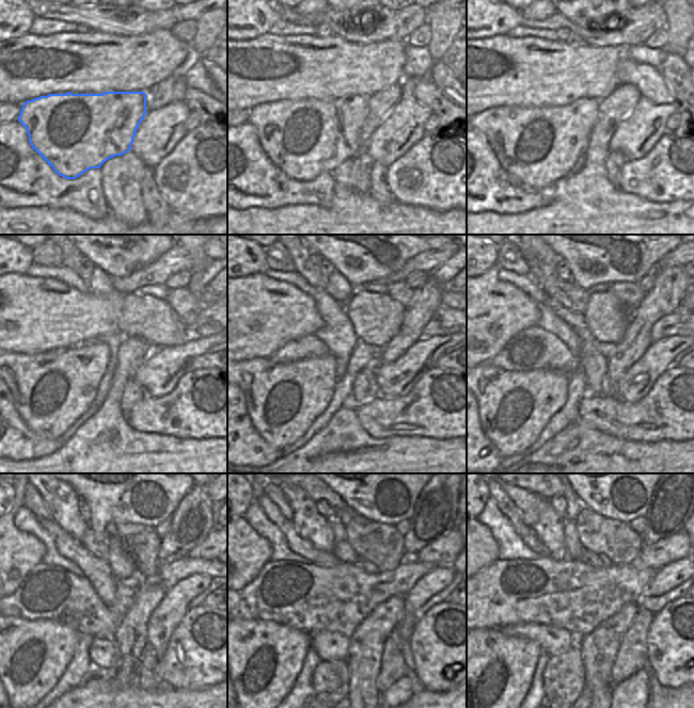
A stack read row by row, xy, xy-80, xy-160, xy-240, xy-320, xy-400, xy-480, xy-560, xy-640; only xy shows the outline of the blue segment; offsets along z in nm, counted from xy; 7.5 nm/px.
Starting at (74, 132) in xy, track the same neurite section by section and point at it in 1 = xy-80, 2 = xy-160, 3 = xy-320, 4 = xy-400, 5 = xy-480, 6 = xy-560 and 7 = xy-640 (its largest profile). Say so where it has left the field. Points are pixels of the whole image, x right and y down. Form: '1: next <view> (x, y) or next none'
1: next xy-80 (304, 139)
2: next xy-160 (538, 147)
3: next xy-320 (282, 401)
4: next xy-400 (515, 406)
5: next xy-480 (30, 656)
6: next xy-560 (264, 659)
7: next xy-640 (488, 674)

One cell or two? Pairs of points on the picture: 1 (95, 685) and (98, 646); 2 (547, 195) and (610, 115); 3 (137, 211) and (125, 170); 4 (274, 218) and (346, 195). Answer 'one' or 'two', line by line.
1: two
2: two
3: one
4: one

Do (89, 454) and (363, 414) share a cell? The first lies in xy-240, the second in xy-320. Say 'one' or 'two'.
two

